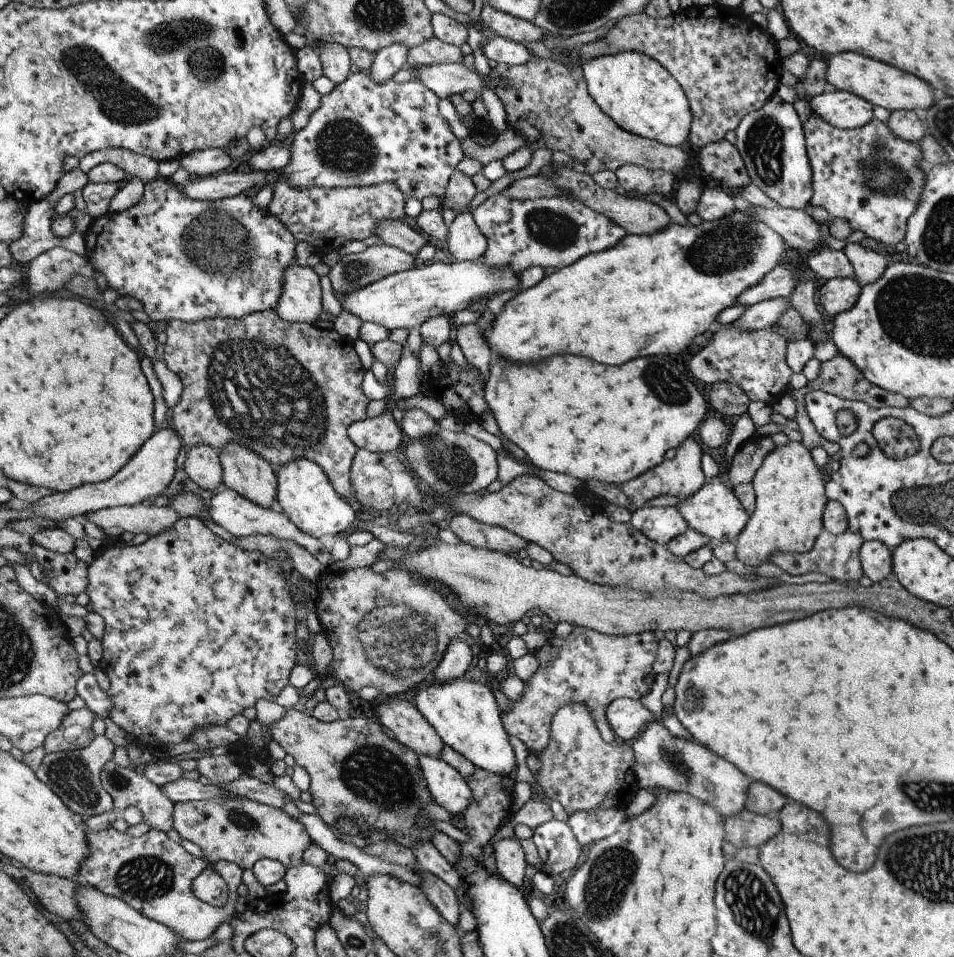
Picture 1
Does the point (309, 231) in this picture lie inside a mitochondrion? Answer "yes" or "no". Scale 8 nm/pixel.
no

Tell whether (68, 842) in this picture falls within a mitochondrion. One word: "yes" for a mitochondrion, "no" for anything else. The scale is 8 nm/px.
no

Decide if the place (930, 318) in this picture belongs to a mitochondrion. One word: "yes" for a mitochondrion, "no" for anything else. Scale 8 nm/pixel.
yes

